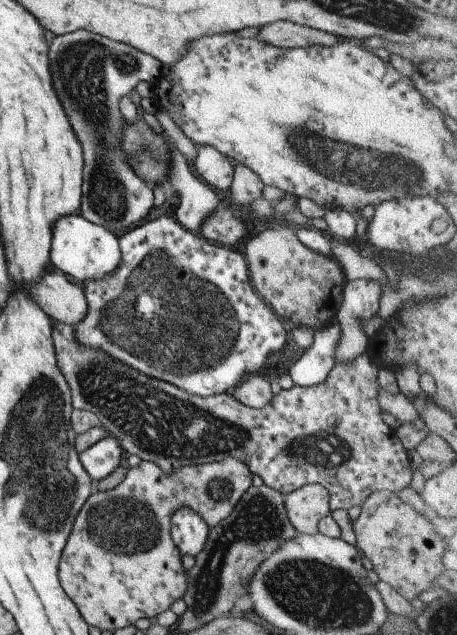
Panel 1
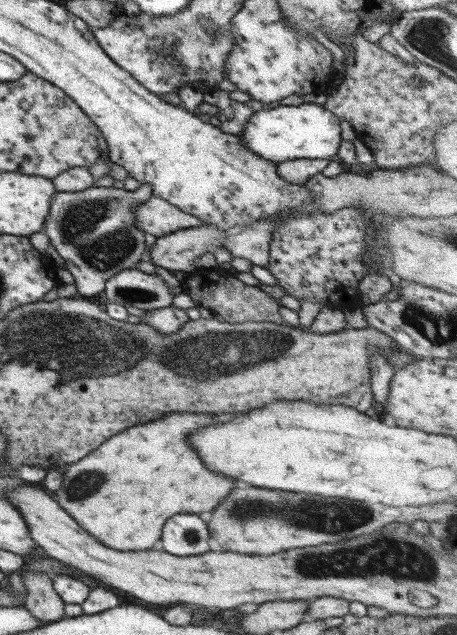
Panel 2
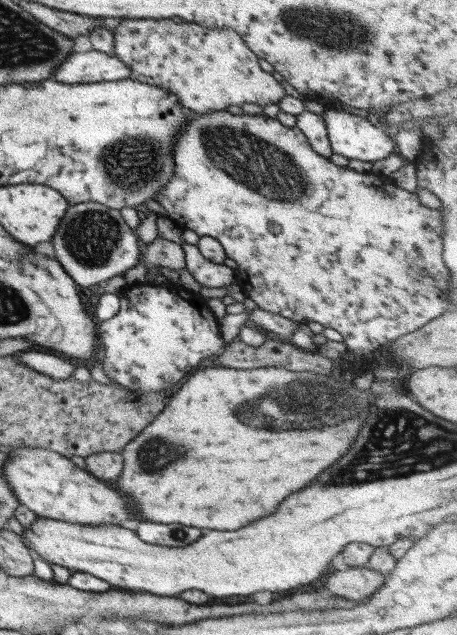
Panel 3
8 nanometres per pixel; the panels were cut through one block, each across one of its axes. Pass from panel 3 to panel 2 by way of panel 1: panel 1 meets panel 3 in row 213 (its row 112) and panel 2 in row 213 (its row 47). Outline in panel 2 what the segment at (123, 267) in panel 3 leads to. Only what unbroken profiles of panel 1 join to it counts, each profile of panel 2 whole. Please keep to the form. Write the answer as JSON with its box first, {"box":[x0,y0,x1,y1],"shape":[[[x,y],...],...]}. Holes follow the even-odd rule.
{"box":[42,184,152,298],"shape":[[[141,184],[134,191],[114,187],[92,187],[84,191],[58,191],[54,194],[49,210],[50,218],[45,220],[44,226],[46,228],[43,228],[42,231],[46,232],[50,244],[66,261],[66,268],[74,277],[74,286],[76,286],[78,295],[86,298],[102,292],[105,289],[106,280],[116,276],[116,273],[124,269],[134,268],[134,264],[142,260],[142,254],[147,249],[146,238],[144,238],[144,230],[138,230],[136,224],[134,224],[134,221],[136,221],[134,209],[150,199],[152,195],[152,186],[150,184]]]}

